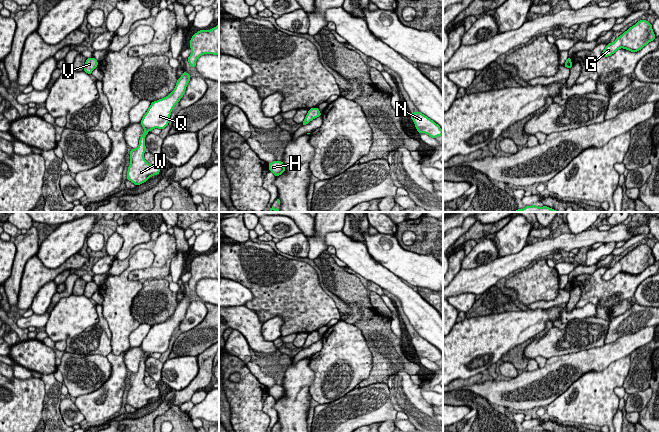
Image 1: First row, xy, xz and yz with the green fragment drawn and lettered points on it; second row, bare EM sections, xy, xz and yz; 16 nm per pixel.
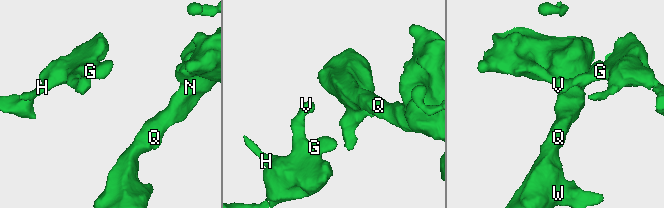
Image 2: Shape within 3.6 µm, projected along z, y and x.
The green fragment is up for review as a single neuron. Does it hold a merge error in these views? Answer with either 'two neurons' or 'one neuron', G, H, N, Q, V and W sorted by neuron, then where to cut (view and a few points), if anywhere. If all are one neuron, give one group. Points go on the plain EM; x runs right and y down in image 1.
one neuron; G H N Q V W; no cut

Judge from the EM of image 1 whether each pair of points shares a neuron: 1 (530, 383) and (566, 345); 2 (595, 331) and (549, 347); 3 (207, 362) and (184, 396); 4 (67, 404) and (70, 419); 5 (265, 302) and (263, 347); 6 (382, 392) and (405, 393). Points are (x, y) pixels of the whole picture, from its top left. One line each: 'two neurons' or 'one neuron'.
1: two neurons
2: one neuron
3: one neuron
4: one neuron
5: two neurons
6: two neurons

